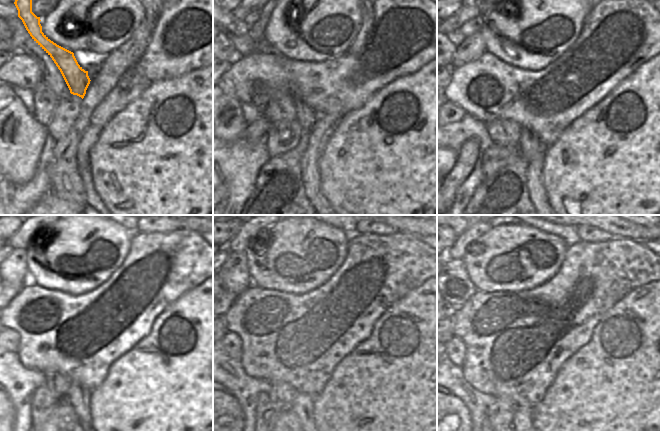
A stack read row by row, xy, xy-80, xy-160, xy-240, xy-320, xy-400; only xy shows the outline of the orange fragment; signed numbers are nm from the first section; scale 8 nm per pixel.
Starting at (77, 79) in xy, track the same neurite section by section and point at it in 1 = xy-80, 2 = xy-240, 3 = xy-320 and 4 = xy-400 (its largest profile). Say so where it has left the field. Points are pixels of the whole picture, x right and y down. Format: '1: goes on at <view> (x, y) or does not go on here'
1: goes on at xy-80 (305, 116)
2: goes on at xy-240 (79, 397)
3: goes on at xy-320 (303, 405)
4: goes on at xy-400 (523, 418)

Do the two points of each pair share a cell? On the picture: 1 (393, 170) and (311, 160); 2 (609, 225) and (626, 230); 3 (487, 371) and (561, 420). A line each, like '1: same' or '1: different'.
1: different
2: same
3: different

